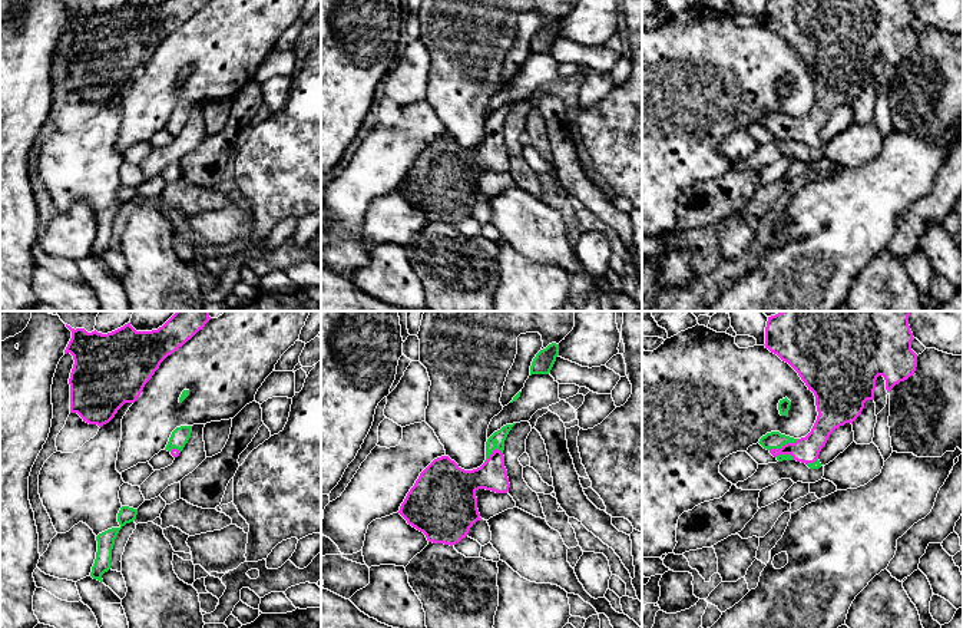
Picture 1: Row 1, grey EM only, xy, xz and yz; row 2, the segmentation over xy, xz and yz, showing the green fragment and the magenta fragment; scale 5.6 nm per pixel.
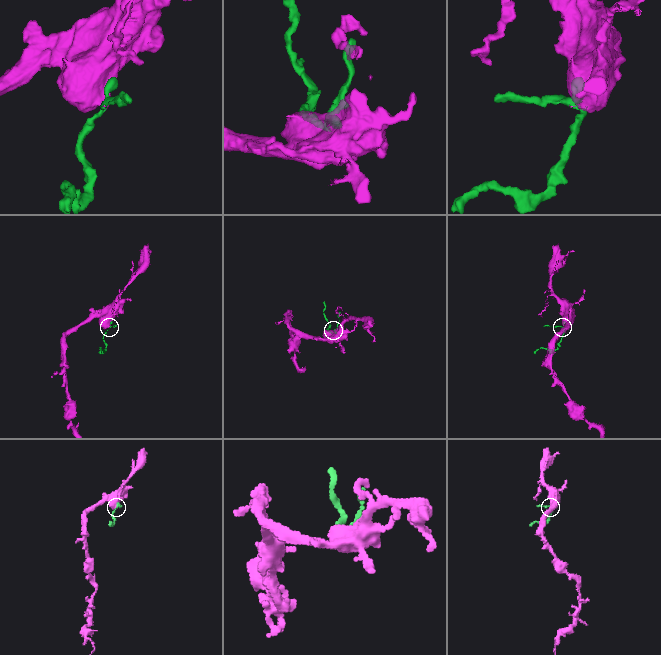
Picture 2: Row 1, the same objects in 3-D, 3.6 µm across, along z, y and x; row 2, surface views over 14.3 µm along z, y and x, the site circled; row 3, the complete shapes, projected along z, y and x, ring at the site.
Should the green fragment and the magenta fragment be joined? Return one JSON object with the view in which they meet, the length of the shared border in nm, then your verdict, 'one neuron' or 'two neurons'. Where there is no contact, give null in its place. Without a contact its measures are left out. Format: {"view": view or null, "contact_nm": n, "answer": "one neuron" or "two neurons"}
{"view": "yz", "contact_nm": 190, "answer": "one neuron"}

